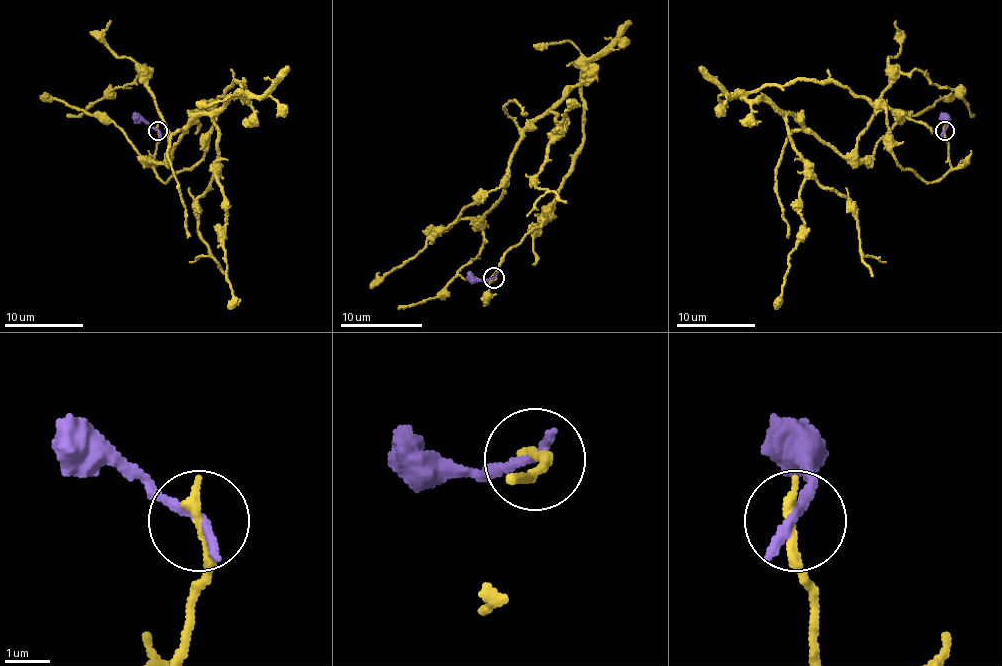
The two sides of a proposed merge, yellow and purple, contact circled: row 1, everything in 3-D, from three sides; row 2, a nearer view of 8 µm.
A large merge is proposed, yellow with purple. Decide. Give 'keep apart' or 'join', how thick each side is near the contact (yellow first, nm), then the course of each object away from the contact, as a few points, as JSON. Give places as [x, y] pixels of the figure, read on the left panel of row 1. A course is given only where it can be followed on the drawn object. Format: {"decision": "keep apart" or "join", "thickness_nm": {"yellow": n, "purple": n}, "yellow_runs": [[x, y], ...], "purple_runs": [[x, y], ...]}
{"decision": "keep apart", "thickness_nm": {"yellow": 280, "purple": 280}, "yellow_runs": [[158, 130], [154, 167], [166, 181], [203, 156], [215, 107], [243, 79], [172, 156], [146, 69], [66, 116]], "purple_runs": [[158, 130], [133, 112]]}

